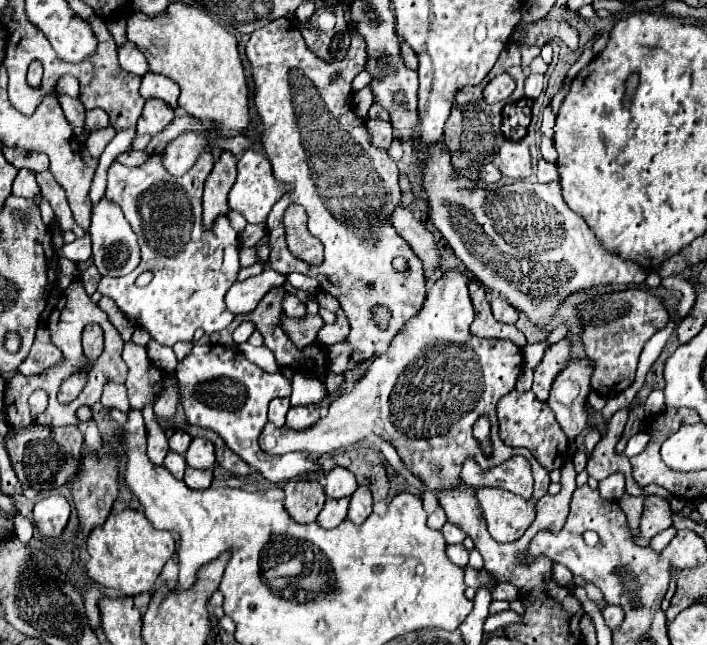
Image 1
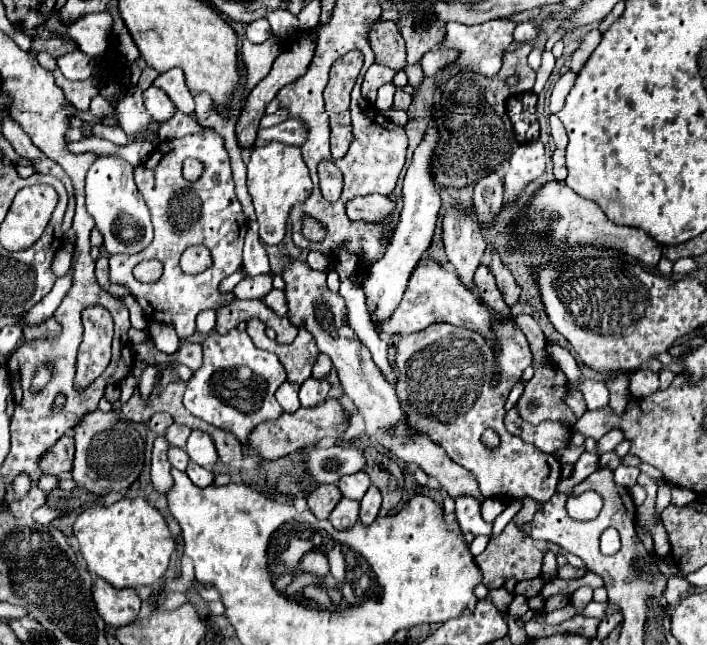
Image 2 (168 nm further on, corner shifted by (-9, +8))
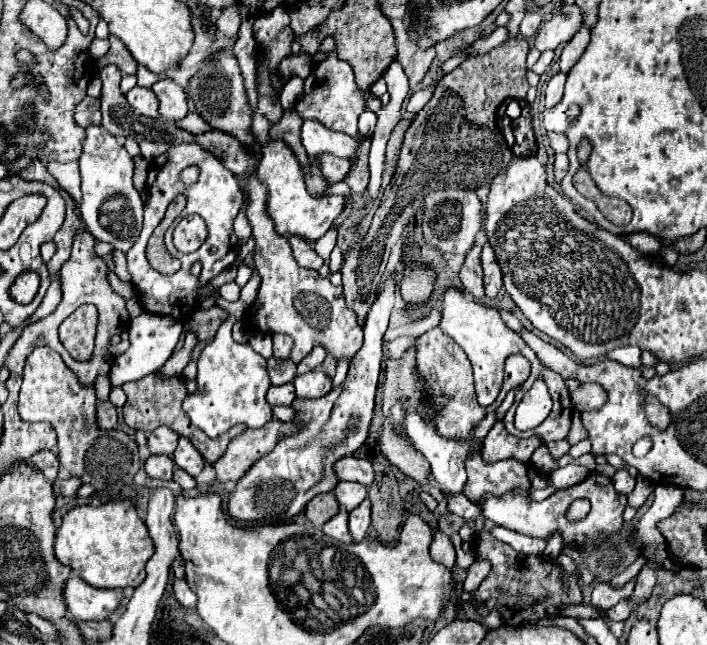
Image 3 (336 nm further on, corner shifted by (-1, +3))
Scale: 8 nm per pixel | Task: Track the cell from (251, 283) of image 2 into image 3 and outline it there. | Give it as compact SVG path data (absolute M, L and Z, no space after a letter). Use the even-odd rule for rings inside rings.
M230 282L230 284L220 286L220 288L218 288L218 294L220 294L224 300L234 302L234 300L238 300L238 298L240 298L240 288L238 288L234 282Z

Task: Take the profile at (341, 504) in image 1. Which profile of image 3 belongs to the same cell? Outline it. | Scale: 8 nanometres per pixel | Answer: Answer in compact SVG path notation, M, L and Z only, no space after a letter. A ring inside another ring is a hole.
M340 510L334 518L330 518L326 524L324 524L324 534L338 540L338 542L344 542L344 544L350 544L352 542L352 536L348 532L348 512L346 510Z

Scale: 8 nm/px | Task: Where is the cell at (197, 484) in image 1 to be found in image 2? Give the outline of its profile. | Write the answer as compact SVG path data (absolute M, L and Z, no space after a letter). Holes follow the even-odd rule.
M192 461L188 463L186 473L188 473L188 477L192 479L192 483L198 485L198 487L208 487L208 485L212 485L212 483L214 483L214 477L216 477L210 469L204 469L204 467L200 467L200 465L192 463Z

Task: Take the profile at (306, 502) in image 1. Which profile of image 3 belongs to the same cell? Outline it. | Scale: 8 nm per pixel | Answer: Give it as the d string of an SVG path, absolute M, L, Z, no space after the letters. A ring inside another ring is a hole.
M332 492L318 494L312 502L308 502L308 506L306 506L306 518L316 528L322 528L322 524L328 522L334 514L338 514L338 510L340 510L340 506L338 506L338 500L334 498Z

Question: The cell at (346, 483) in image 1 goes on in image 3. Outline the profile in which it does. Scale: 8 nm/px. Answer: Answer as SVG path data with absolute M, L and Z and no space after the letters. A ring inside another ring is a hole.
M338 482L338 486L334 488L334 496L340 506L350 512L368 496L368 488L356 482Z

